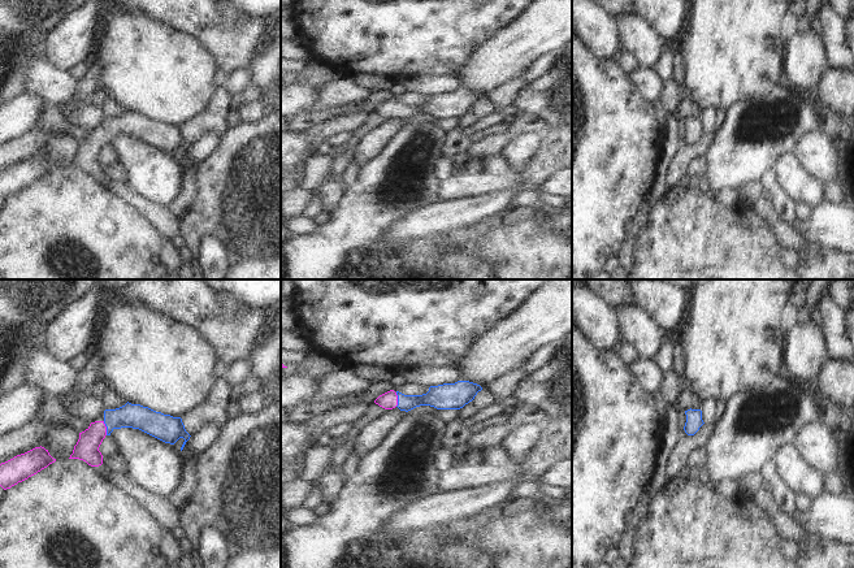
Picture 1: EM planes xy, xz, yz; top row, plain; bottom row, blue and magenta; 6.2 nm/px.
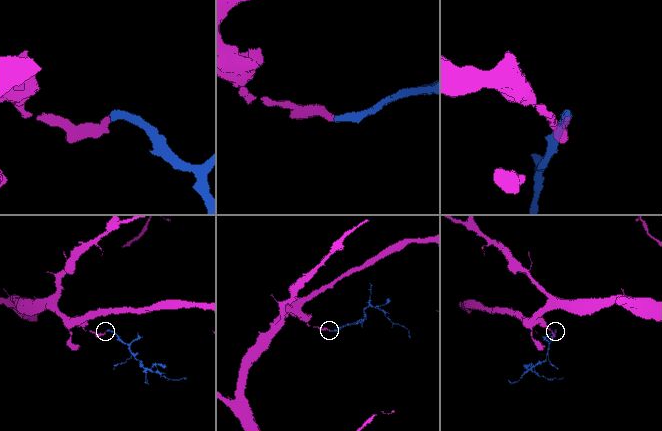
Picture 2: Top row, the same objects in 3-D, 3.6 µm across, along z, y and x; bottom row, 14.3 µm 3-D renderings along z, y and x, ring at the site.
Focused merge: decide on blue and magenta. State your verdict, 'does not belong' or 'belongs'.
belongs

